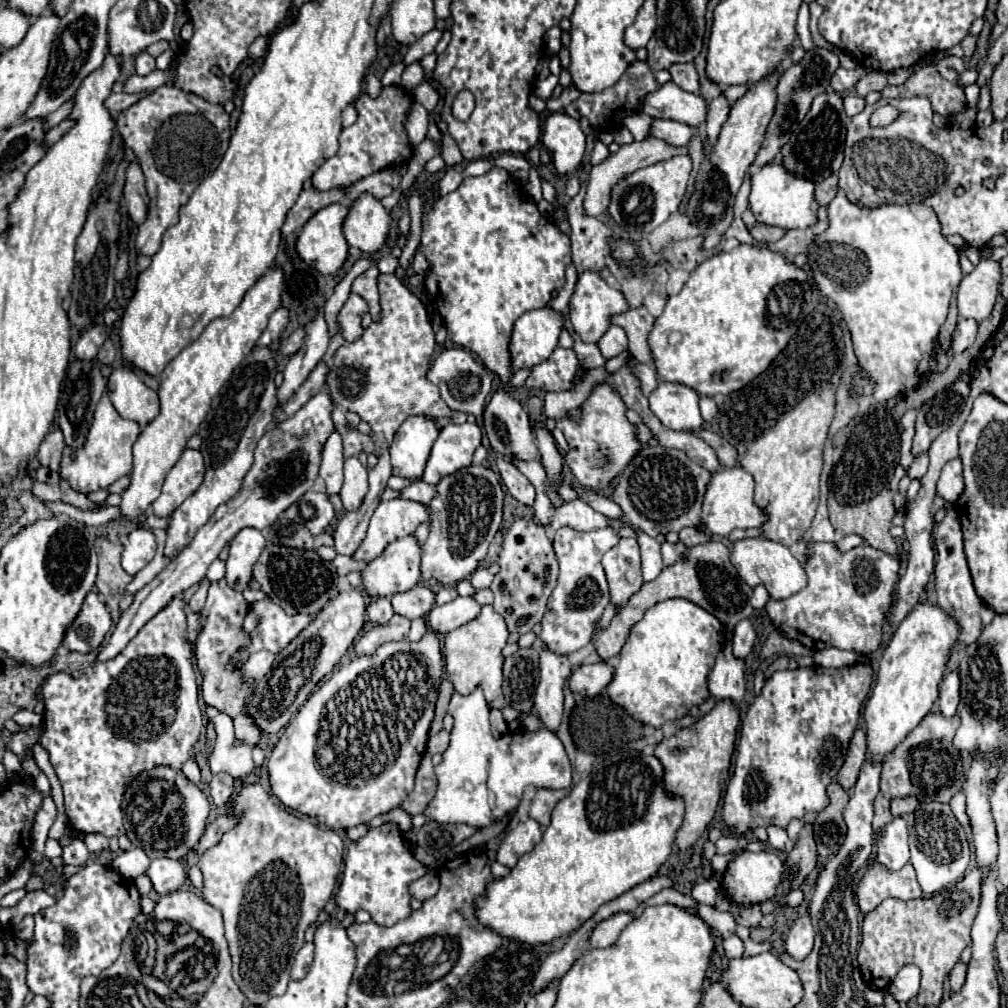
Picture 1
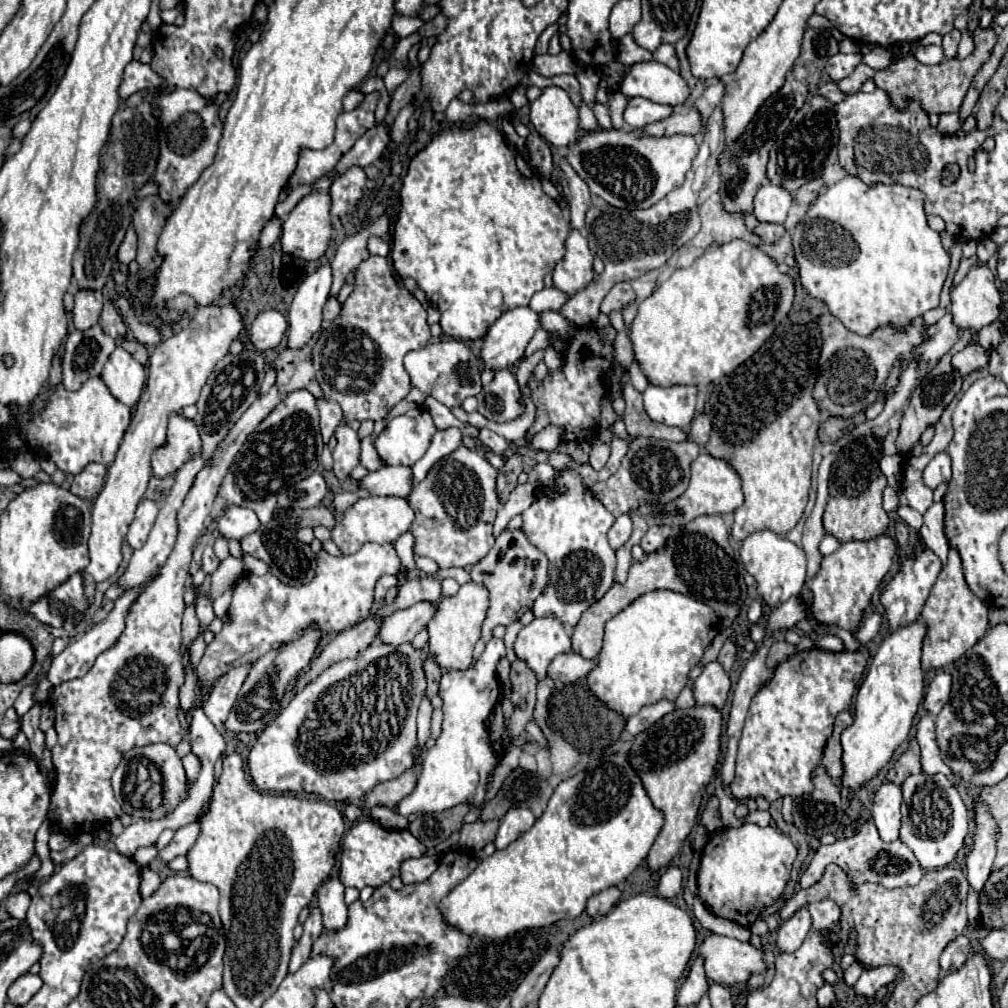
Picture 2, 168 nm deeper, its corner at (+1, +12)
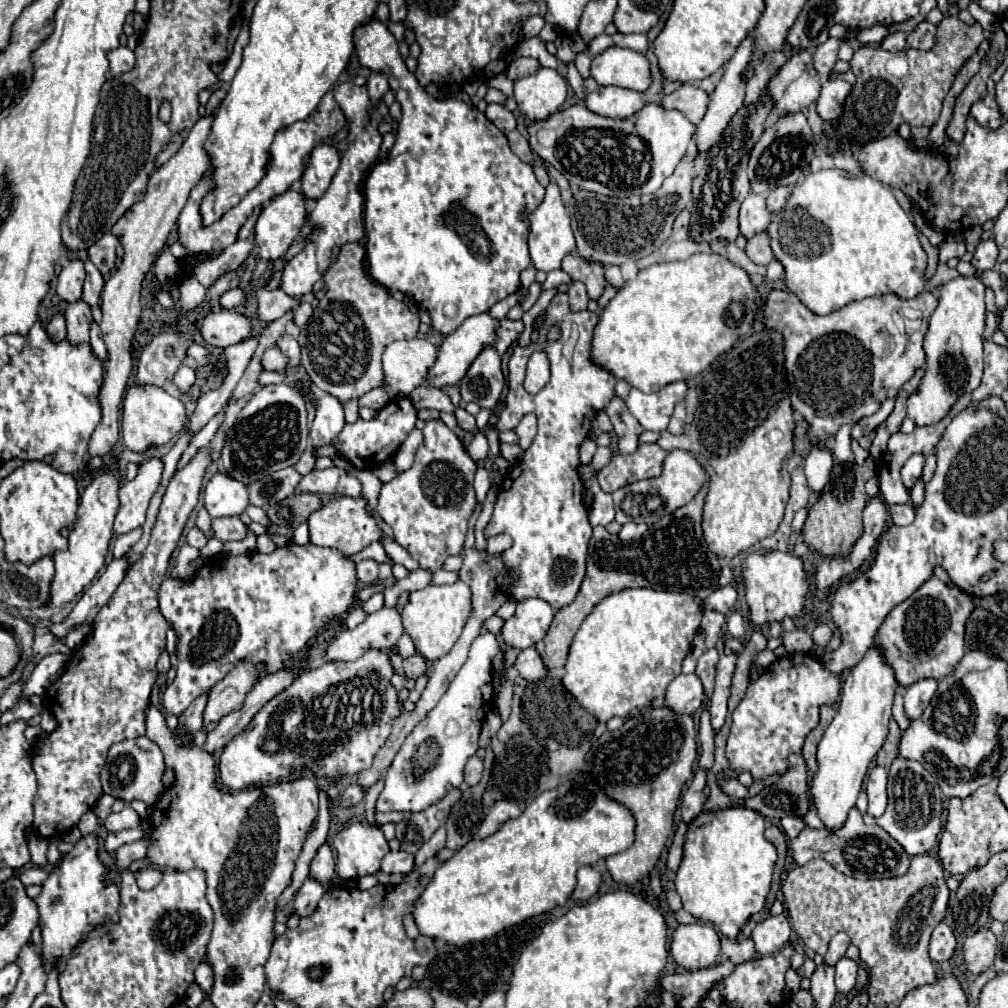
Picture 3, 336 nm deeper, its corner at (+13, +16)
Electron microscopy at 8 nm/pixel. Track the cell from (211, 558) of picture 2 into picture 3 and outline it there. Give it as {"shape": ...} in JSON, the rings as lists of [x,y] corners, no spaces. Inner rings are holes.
{"shape":[[[197,526],[191,528],[185,538],[187,538],[187,544],[189,544],[189,546],[195,546],[195,548],[203,548],[203,546],[207,544],[207,540],[209,540],[207,534],[205,534],[203,530],[199,530]]]}

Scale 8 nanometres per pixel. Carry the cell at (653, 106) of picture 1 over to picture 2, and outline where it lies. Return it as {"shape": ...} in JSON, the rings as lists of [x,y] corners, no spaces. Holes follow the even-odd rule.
{"shape":[[[655,60],[633,64],[619,90],[629,98],[641,96],[667,106],[683,104],[691,94],[687,82],[681,78],[679,72]]]}

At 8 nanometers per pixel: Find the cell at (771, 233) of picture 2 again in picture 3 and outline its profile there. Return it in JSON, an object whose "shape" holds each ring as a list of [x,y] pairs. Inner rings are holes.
{"shape":[[[761,232],[747,242],[747,256],[755,264],[761,264],[761,266],[767,266],[769,262],[773,262],[773,252],[771,252],[771,246],[769,246],[767,232]]]}

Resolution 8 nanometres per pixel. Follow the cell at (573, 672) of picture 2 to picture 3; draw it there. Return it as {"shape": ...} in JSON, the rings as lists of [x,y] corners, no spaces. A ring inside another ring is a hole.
{"shape":[[[535,648],[521,650],[515,664],[513,664],[513,668],[517,670],[517,674],[521,678],[531,680],[531,682],[541,680],[547,674],[547,668],[545,668],[545,664],[543,664],[543,660],[541,660],[541,656],[537,654]]]}

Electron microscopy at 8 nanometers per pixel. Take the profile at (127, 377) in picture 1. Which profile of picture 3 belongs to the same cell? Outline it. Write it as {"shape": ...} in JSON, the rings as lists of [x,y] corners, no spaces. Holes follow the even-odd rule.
{"shape":[[[93,322],[93,324],[91,324],[91,340],[89,340],[89,342],[91,342],[91,346],[93,346],[93,352],[97,354],[97,358],[105,362],[105,358],[107,358],[107,352],[105,352],[105,344],[103,344],[101,330],[99,330],[99,324],[97,324],[97,322]]]}

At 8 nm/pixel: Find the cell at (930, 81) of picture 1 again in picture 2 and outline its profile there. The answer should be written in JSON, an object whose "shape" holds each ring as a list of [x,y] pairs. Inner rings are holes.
{"shape":[[[977,28],[975,30],[975,38],[979,38],[979,42],[975,40],[975,50],[965,60],[953,58],[953,60],[945,60],[945,62],[941,62],[937,66],[925,66],[915,56],[907,54],[907,56],[895,60],[889,68],[879,70],[873,80],[875,80],[877,88],[889,92],[893,104],[897,104],[897,106],[901,106],[901,102],[905,98],[913,98],[913,100],[921,102],[921,106],[923,106],[923,110],[927,114],[931,114],[931,112],[935,112],[935,114],[959,112],[959,108],[963,104],[963,98],[965,98],[965,92],[967,92],[967,88],[969,88],[975,72],[987,60],[989,52],[991,52],[991,48],[995,44],[995,32],[993,32],[993,28],[989,28],[989,30]]]}

